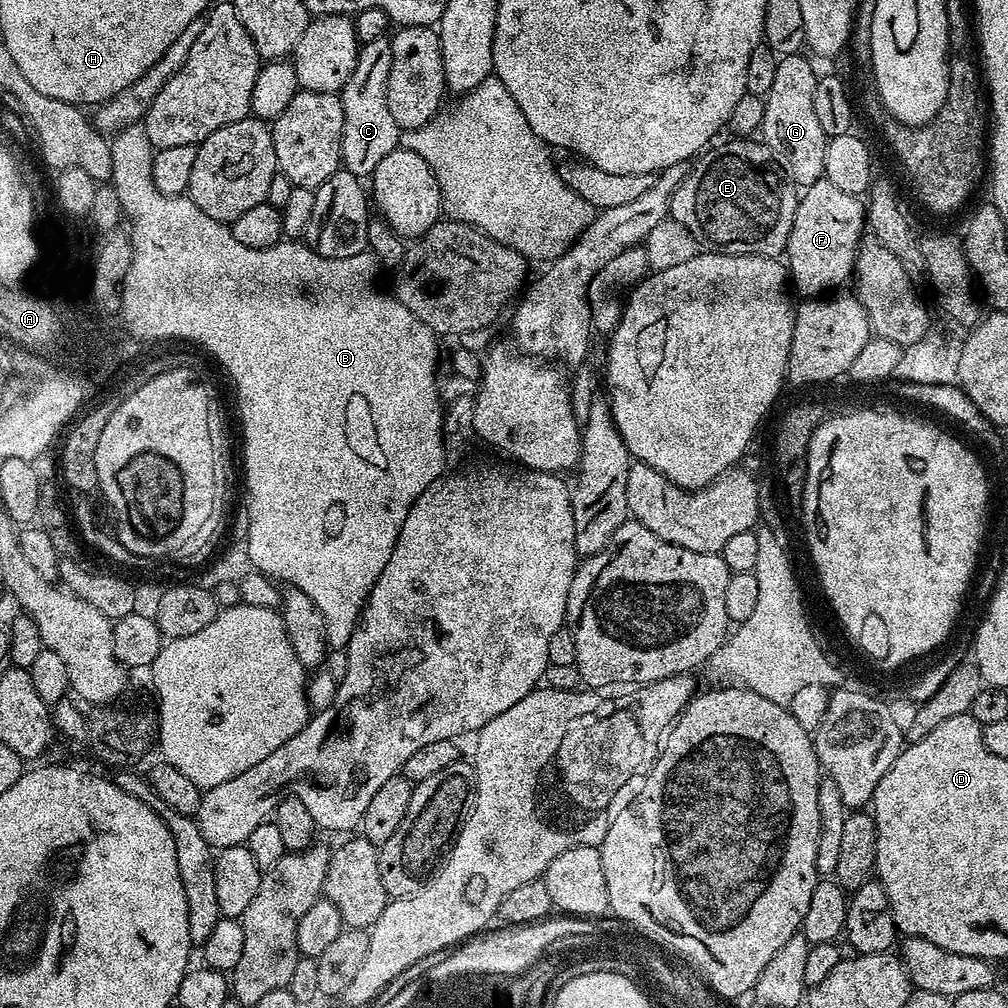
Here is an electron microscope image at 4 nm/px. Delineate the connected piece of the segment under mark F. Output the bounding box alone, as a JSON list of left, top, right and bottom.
[786,179,866,298]

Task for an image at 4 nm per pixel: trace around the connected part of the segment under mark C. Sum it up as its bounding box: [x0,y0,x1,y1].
[339,38,402,178]

